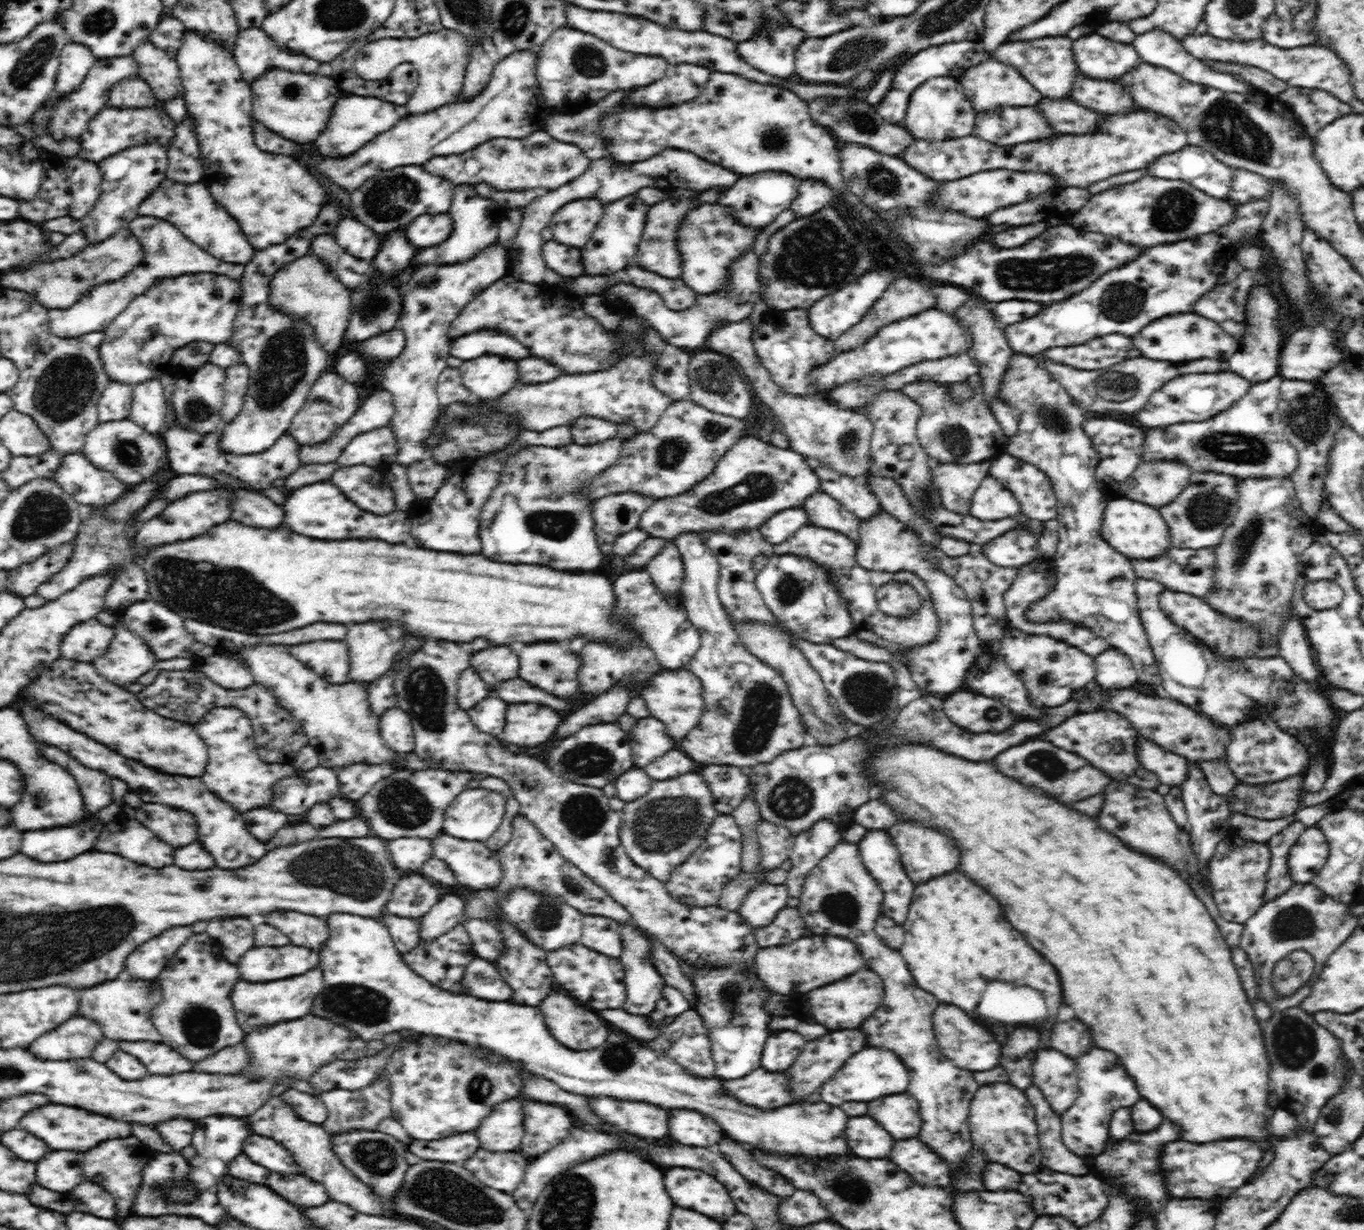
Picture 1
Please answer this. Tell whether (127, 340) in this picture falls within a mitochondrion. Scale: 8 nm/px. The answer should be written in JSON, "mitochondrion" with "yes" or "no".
{"mitochondrion":"no"}

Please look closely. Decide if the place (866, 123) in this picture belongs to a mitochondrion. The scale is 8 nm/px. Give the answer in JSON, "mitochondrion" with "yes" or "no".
{"mitochondrion":"yes"}

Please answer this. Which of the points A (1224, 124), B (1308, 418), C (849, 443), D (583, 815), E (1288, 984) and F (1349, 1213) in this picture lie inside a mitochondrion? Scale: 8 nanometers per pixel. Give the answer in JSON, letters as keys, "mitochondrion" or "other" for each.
{"A":"mitochondrion","B":"mitochondrion","C":"mitochondrion","D":"mitochondrion","E":"mitochondrion","F":"mitochondrion"}

